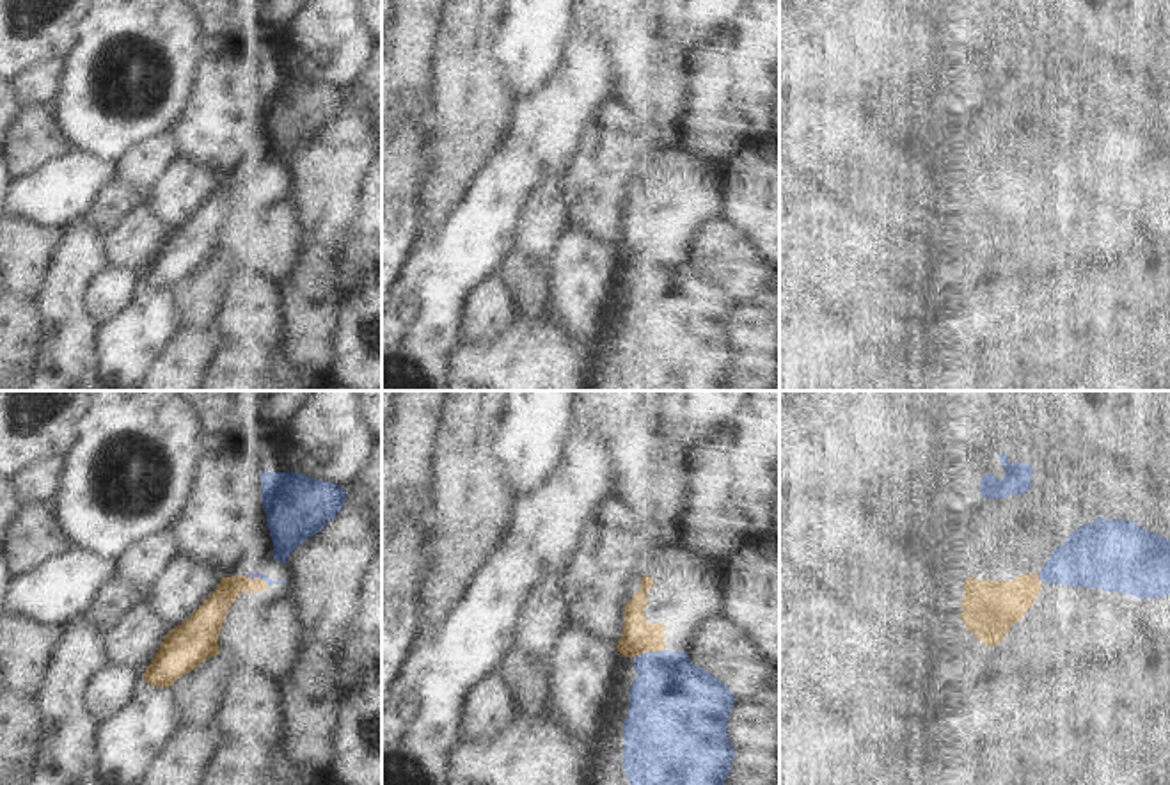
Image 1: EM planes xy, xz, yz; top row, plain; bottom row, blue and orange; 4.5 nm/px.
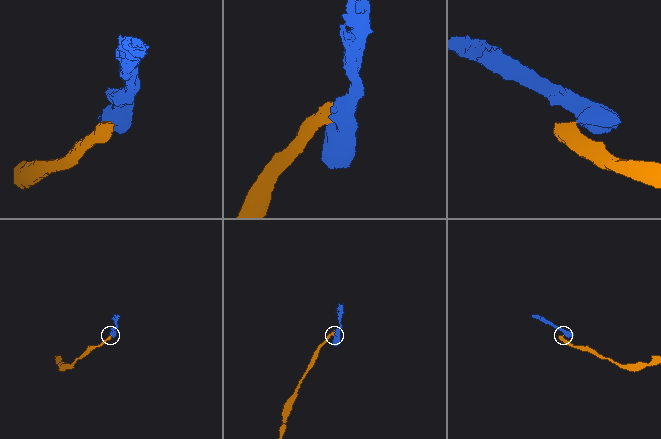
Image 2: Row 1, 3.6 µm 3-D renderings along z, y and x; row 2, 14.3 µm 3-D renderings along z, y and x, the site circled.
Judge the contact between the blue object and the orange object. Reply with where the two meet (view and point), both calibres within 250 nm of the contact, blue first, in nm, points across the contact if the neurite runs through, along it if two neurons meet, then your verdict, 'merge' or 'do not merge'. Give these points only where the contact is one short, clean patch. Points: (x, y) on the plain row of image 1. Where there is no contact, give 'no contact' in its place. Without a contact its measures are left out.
contact xz (648, 254); calibres 380 and 150 nm; border xz (664, 251), (640, 254), (634, 260); do not merge

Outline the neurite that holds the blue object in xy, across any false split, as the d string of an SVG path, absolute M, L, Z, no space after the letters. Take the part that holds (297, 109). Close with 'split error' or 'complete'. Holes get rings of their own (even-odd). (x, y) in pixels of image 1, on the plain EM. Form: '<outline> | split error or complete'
M261 75L261 103L273 142L273 162L286 165L307 140L320 135L344 108L346 94L332 83L298 75Z | complete

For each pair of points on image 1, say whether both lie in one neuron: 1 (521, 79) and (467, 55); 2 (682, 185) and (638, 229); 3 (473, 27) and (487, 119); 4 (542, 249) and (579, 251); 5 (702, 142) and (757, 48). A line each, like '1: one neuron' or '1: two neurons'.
1: two neurons
2: one neuron
3: one neuron
4: two neurons
5: one neuron

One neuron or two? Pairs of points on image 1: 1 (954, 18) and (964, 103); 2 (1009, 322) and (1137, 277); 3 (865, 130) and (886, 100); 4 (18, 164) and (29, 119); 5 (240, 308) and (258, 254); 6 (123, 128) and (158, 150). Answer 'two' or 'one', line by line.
1: two
2: one
3: one
4: one
5: two
6: two

